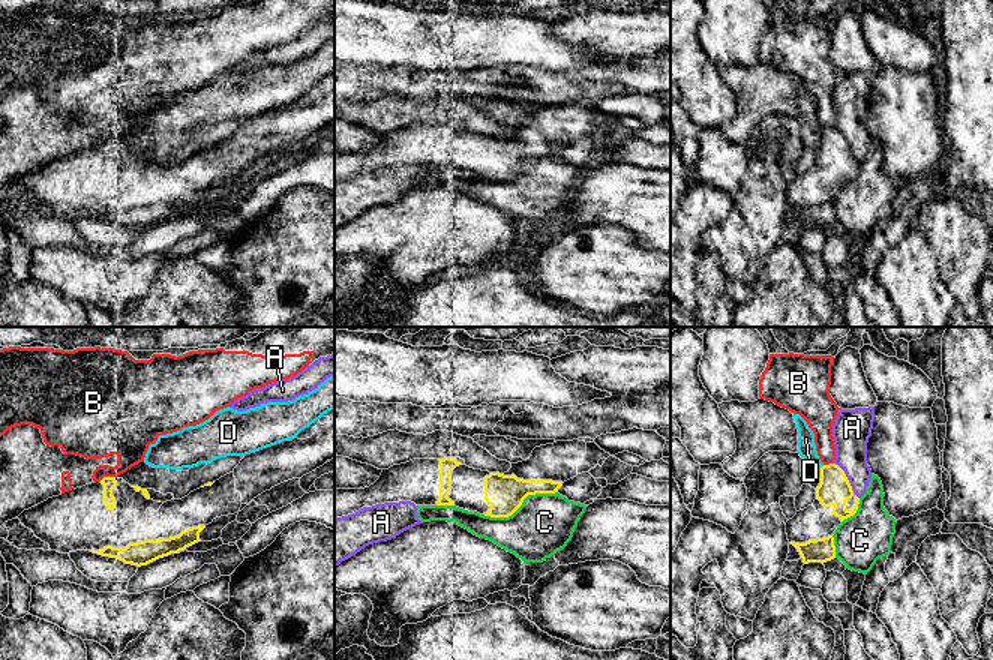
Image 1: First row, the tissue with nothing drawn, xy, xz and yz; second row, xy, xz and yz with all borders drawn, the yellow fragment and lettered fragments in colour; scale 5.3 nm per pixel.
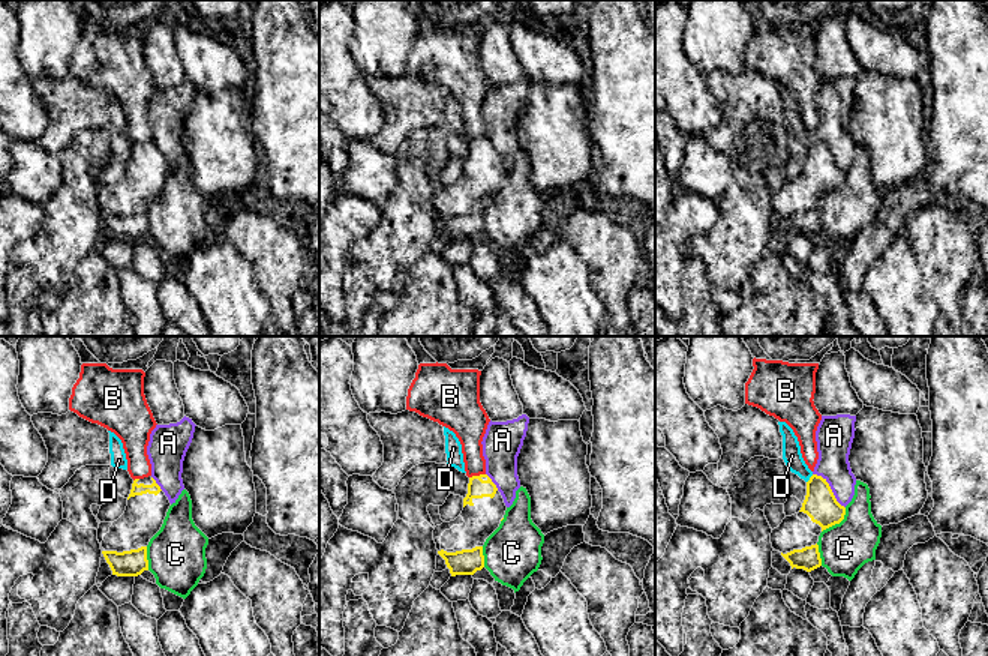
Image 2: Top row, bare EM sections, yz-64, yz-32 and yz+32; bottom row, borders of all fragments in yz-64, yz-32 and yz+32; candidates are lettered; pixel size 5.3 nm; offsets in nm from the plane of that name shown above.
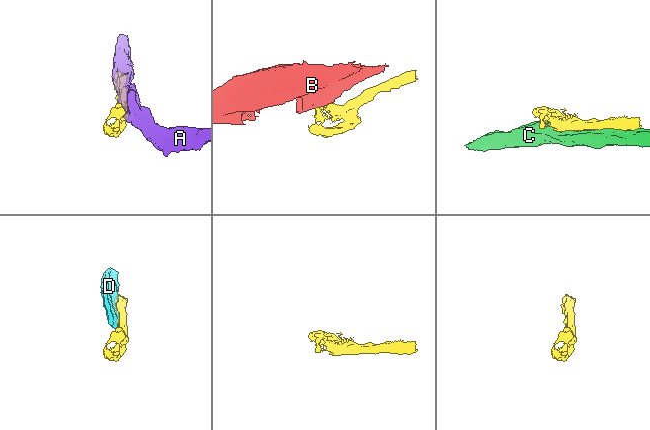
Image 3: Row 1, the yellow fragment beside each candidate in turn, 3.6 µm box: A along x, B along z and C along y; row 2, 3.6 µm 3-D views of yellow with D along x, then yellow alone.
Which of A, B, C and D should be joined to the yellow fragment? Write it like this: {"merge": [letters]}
{"merge": []}

